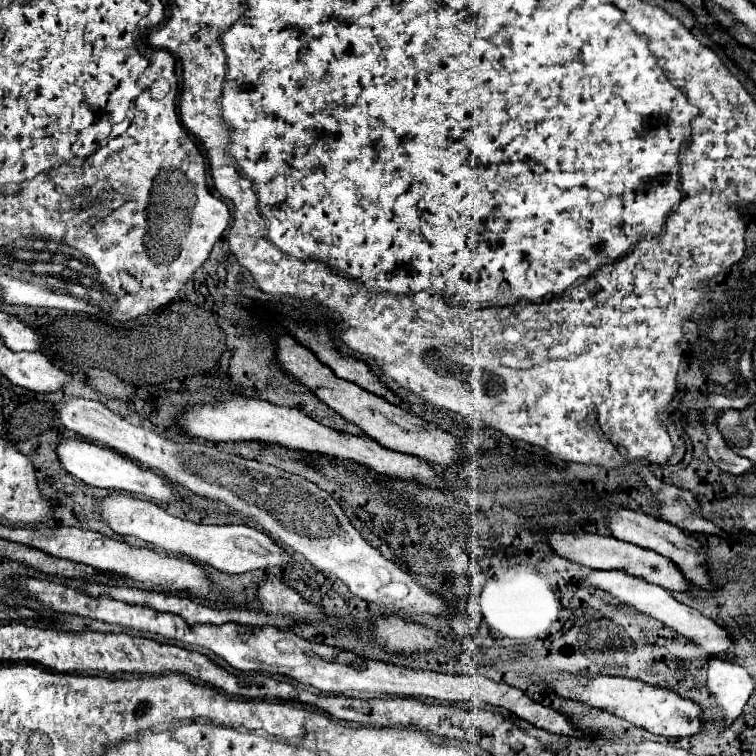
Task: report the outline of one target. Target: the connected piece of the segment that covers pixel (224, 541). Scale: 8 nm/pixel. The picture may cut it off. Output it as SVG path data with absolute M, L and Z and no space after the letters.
M104 496L100 498L100 516L106 520L106 524L118 532L118 534L128 534L136 536L140 540L146 540L156 546L160 552L168 554L180 554L186 556L194 562L200 564L212 564L214 568L228 572L228 574L238 574L238 572L250 572L250 570L266 570L266 568L284 568L292 566L294 558L280 548L268 534L250 528L246 524L232 526L232 524L222 524L222 526L204 526L188 520L180 520L176 516L170 516L164 508L160 508L154 502L140 500L134 496Z

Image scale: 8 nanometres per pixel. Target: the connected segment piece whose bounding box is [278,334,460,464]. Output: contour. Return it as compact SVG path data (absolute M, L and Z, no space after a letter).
M282 334L278 338L278 362L282 364L282 368L288 374L292 374L304 386L308 386L322 402L326 402L330 408L334 408L346 420L360 426L370 438L374 438L382 446L386 446L390 450L404 452L404 454L414 454L414 456L424 458L424 460L434 462L434 464L456 462L460 442L452 434L448 434L448 432L440 430L438 426L428 424L428 422L396 408L388 400L372 394L372 392L368 392L368 390L364 390L364 388L360 388L348 380L336 378L334 372L326 364L322 364L308 348L298 344L290 334Z

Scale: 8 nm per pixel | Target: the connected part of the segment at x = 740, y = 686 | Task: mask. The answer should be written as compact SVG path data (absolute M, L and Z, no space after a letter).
M712 660L708 666L708 690L724 712L722 724L730 724L742 714L742 706L754 690L754 680L746 668L738 664Z

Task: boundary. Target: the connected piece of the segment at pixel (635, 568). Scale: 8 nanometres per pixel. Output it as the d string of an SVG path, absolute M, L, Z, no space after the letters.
M548 532L546 534L548 544L554 548L556 554L578 562L582 566L594 568L594 570L620 570L620 572L628 572L630 576L636 578L644 578L650 584L658 584L666 590L672 592L688 592L690 590L690 582L684 578L684 574L676 568L676 564L656 552L650 552L646 548L640 548L636 544L630 542L622 542L618 538L612 536L598 536L598 534L562 534L562 532Z

